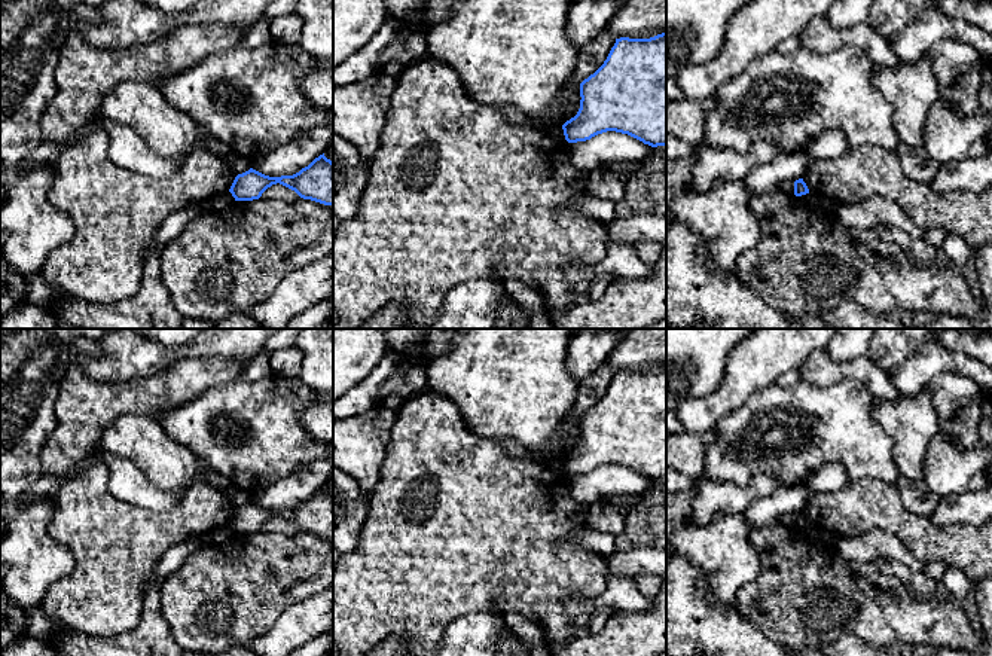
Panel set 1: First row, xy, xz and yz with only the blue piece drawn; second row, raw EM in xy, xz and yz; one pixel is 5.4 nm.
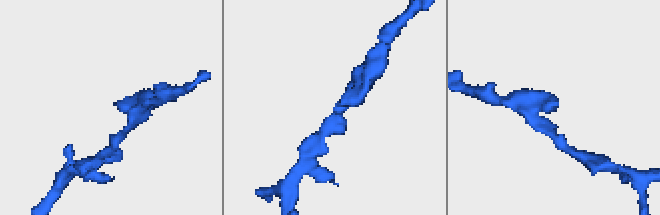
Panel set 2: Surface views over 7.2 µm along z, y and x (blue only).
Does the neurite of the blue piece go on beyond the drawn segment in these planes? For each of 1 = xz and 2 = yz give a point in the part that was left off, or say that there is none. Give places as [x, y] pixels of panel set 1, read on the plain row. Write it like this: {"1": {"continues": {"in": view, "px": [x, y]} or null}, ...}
{"1": {"continues": null}, "2": {"continues": null}}

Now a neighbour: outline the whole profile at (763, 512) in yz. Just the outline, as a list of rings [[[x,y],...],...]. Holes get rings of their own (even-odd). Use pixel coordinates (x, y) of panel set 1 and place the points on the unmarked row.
[[[805,483],[794,486],[781,485],[772,494],[753,501],[744,512],[744,518],[754,528],[776,524],[784,513],[796,515],[803,512],[811,494]]]

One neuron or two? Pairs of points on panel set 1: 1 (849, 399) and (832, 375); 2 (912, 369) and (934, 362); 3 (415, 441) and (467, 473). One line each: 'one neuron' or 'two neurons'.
1: two neurons
2: one neuron
3: one neuron

